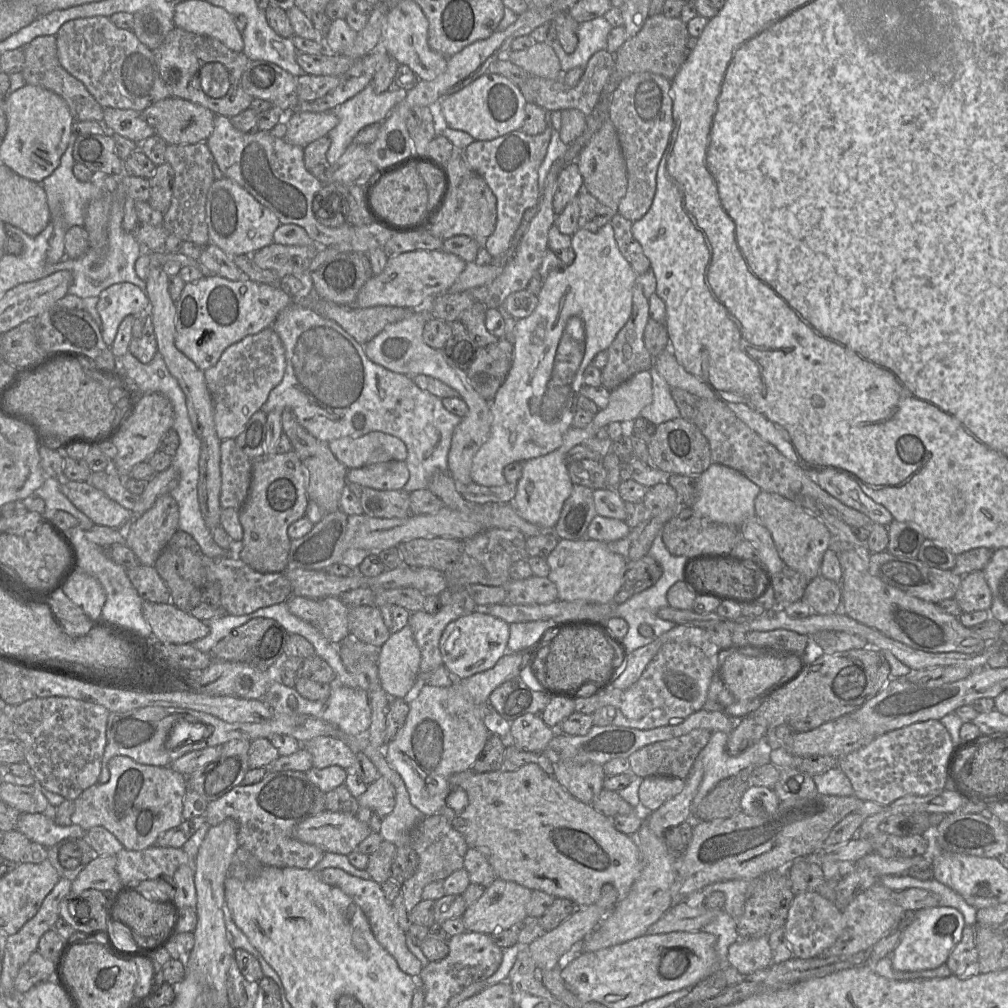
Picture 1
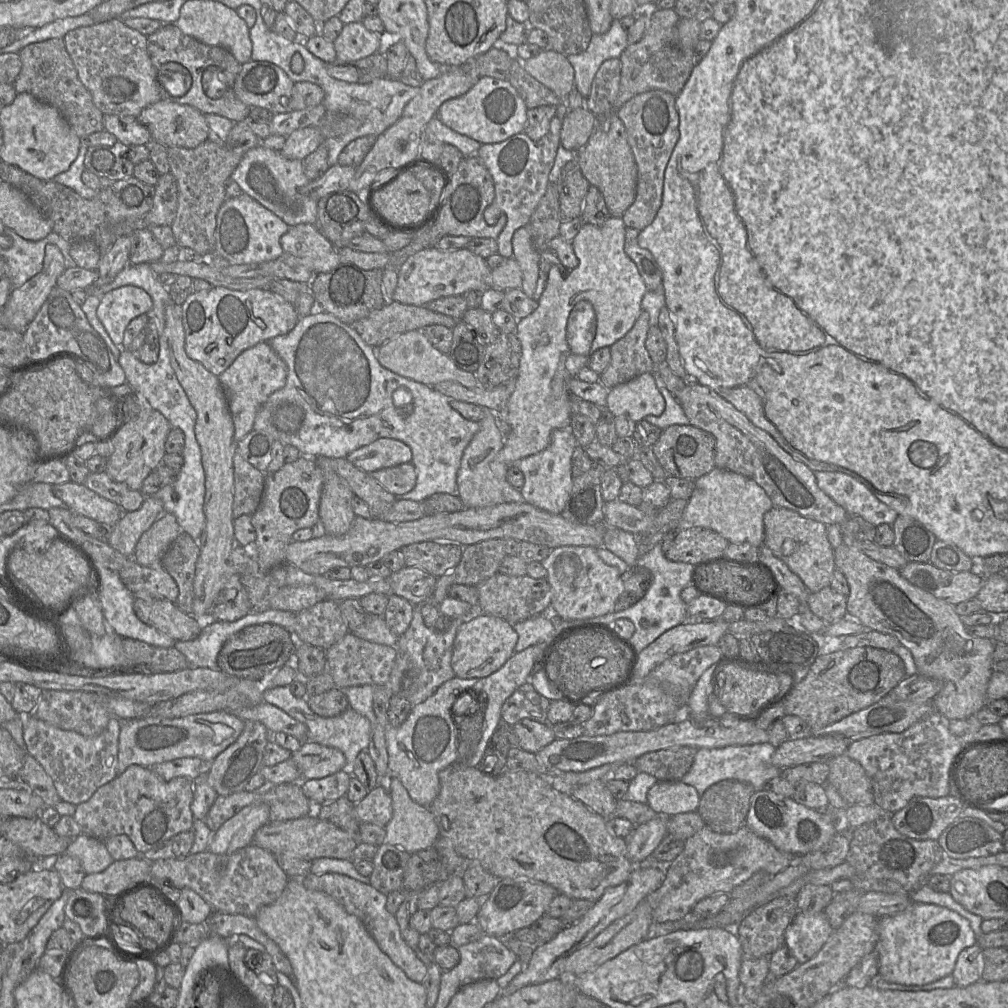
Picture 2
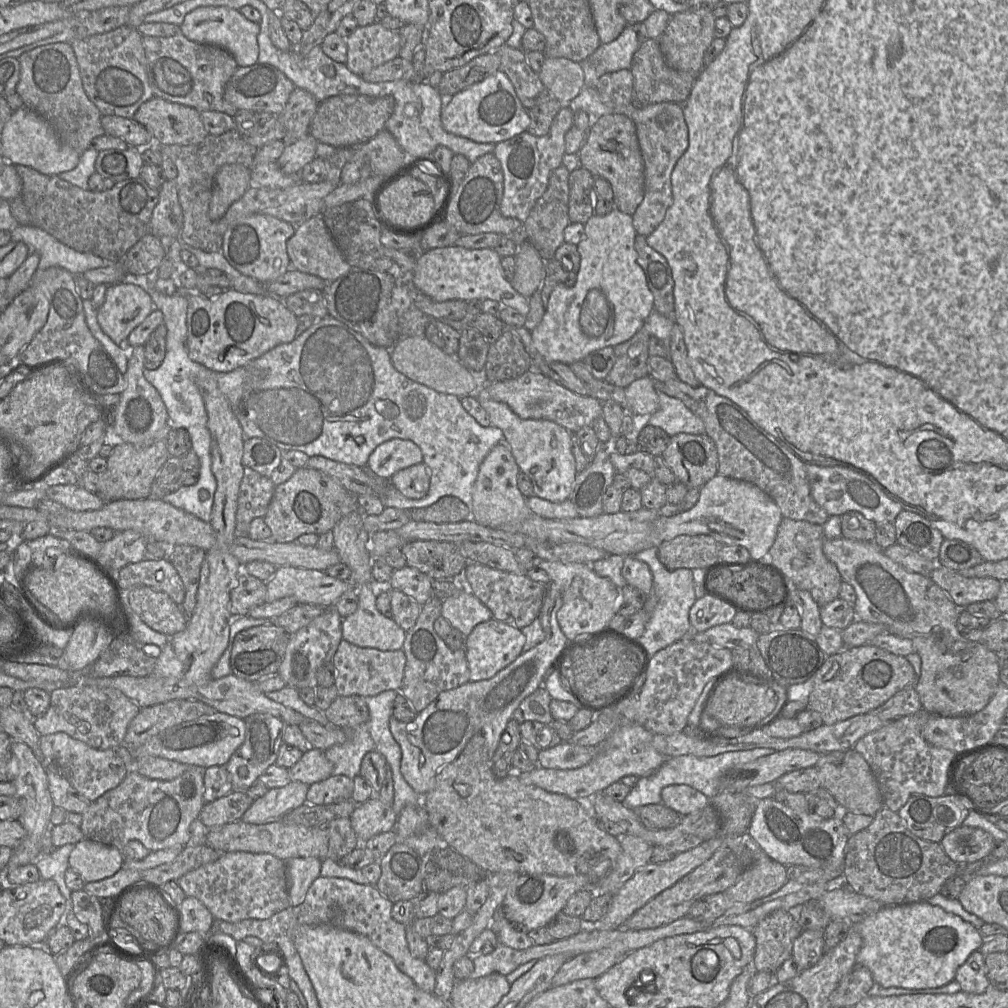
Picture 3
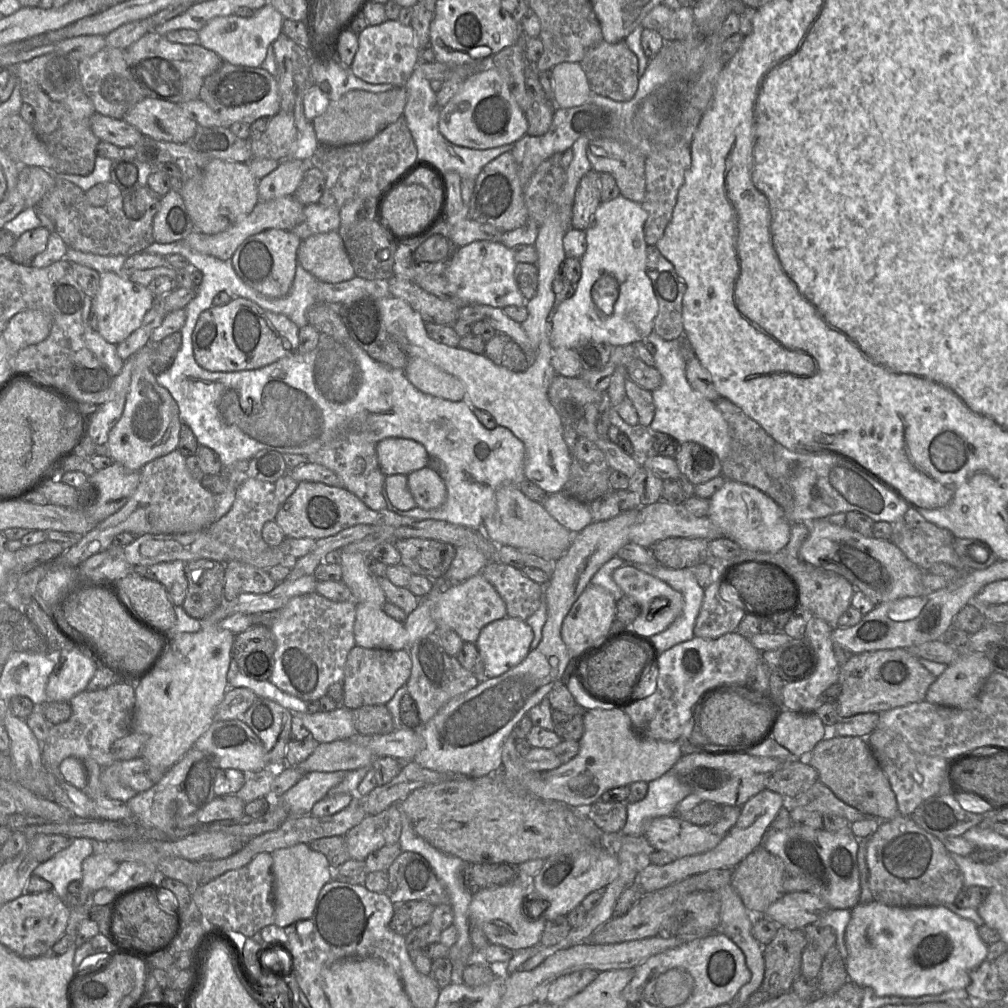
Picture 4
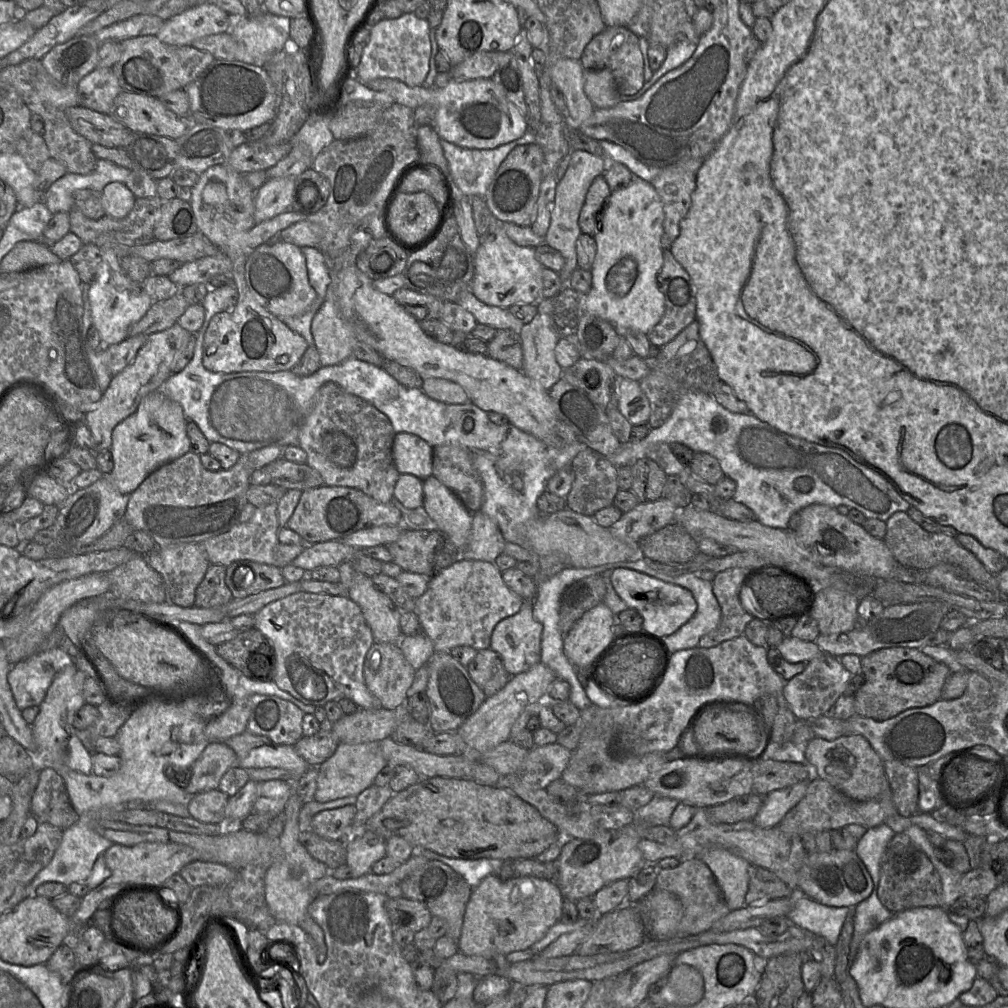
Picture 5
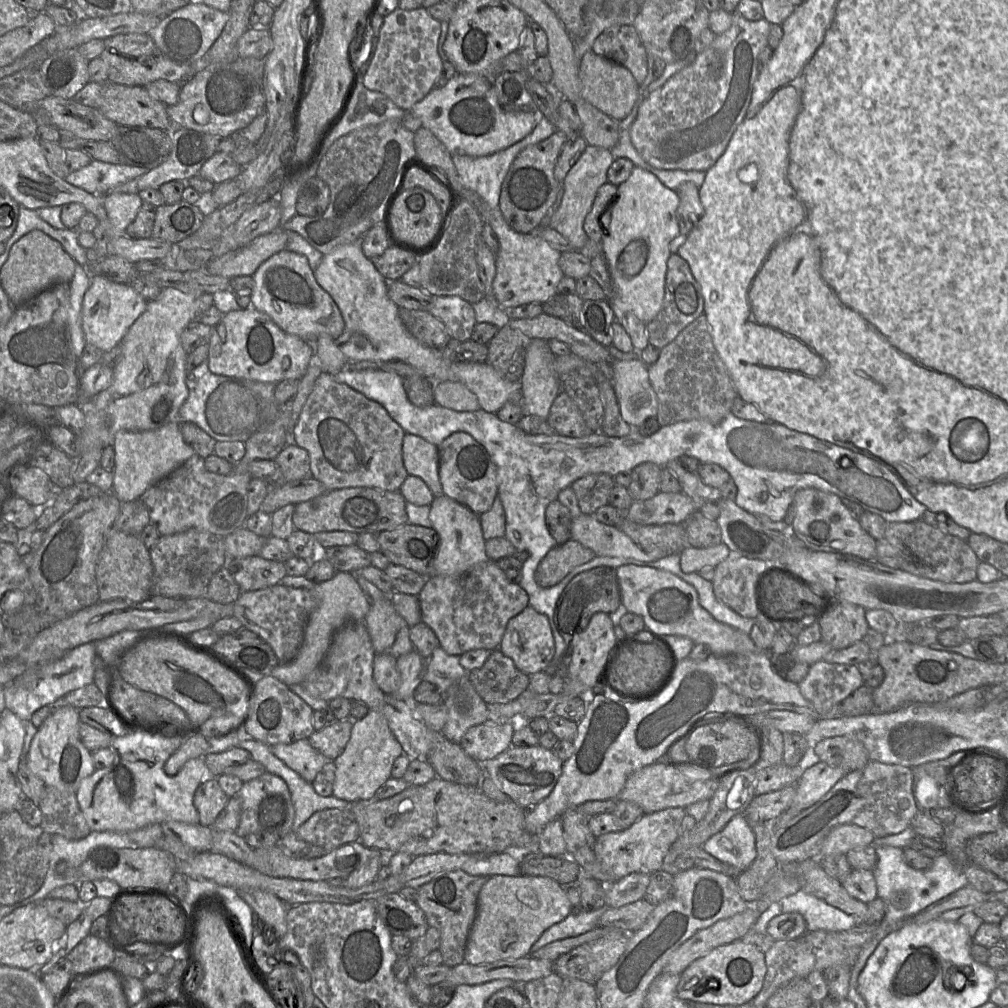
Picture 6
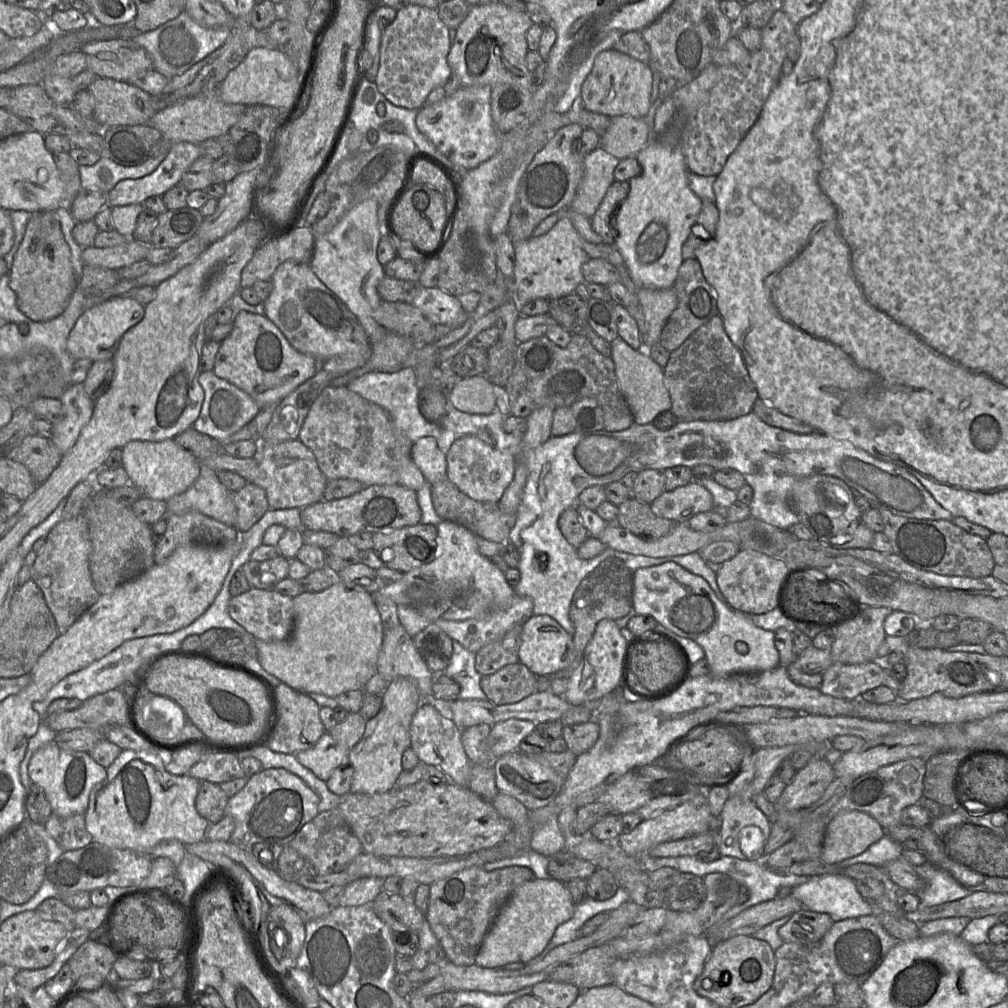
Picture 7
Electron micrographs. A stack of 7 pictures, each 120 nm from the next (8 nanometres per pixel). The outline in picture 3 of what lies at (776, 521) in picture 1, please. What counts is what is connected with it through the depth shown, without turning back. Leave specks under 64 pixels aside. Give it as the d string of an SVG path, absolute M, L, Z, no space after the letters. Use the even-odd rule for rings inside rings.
M783 517L767 557L799 589L808 591L819 606L839 598L842 583L836 566L823 552L823 543L822 525Z

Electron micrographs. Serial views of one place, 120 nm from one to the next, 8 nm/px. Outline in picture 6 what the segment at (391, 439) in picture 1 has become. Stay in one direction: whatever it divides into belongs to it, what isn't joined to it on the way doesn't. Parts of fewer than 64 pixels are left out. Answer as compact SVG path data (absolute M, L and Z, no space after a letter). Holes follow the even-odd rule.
M405 433L402 443L403 464L410 476L422 479L434 496L443 494L439 479L437 446L420 436Z

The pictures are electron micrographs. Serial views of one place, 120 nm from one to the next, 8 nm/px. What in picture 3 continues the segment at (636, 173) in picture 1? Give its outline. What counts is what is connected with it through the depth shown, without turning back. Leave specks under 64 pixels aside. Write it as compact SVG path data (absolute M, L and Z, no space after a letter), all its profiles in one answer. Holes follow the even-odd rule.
M674 102L650 104L634 111L633 120L644 161L644 197L634 214L633 227L638 235L649 236L663 221L672 203L671 173L688 147L688 129L682 106Z

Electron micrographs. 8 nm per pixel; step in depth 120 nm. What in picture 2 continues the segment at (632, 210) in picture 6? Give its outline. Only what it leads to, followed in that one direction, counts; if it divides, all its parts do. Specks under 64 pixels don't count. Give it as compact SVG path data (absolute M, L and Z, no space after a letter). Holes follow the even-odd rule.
M610 216L602 225L584 223L579 233L572 240L572 245L574 248L574 252L579 260L579 265L576 268L572 269L566 278L563 278L561 276L560 270L556 265L552 266L548 274L545 289L540 299L537 301L537 308L530 315L517 322L515 334L520 340L522 354L518 375L516 377L515 389L510 396L507 406L505 408L505 421L510 426L510 432L504 438L503 448L498 454L498 460L505 463L506 465L514 465L514 463L525 457L541 452L549 445L551 441L551 435L554 430L569 428L573 416L573 400L569 390L570 380L577 376L581 368L587 366L591 355L596 350L603 347L610 347L619 339L624 337L626 333L633 327L637 318L639 317L642 311L642 298L648 289L637 269L636 264L625 252L624 246L626 228L627 226L625 225L622 217L615 216Z

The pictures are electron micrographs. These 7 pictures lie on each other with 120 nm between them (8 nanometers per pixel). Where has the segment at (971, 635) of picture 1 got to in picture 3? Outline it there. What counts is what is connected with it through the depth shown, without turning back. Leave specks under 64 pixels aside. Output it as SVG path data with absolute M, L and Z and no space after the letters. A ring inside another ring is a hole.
M840 537L825 539L825 556L836 566L842 582L850 584L856 593L853 606L857 620L884 625L889 634L910 639L921 658L921 673L915 684L922 708L931 715L957 717L982 710L996 691L1000 663L997 654L981 642L968 641L958 631L960 608L930 577L910 572L888 558L874 542L862 542Z

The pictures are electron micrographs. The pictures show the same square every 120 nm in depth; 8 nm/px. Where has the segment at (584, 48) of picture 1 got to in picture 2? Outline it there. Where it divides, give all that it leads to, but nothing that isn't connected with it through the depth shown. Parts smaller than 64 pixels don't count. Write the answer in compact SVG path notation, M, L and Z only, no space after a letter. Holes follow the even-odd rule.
M613 19L609 30L604 34L594 34L585 51L566 55L574 68L575 88L587 97L600 65L607 59L619 58L629 45L627 30L618 19Z

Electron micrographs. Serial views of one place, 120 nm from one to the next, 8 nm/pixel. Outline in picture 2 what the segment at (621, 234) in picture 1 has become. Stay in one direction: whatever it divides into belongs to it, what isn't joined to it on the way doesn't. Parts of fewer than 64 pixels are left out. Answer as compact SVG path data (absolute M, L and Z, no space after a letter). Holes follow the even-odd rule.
M626 228L625 252L634 261L648 290L657 290L662 284L662 271L652 253L638 243L639 230Z

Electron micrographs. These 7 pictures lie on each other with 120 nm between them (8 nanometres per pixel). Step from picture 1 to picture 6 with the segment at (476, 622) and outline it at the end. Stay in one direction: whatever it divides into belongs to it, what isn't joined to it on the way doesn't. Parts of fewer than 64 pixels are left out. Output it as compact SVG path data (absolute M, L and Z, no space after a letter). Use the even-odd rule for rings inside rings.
M527 606L509 620L498 649L511 658L516 667L525 674L545 671L555 654L554 637L547 616L537 612L532 606Z

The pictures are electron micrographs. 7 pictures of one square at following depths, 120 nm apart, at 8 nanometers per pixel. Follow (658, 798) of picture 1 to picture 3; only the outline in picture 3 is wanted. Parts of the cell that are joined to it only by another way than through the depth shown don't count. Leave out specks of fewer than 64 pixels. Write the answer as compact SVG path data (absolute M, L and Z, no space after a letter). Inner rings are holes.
M670 785L663 788L661 801L683 817L709 805L709 799L704 794L688 785Z

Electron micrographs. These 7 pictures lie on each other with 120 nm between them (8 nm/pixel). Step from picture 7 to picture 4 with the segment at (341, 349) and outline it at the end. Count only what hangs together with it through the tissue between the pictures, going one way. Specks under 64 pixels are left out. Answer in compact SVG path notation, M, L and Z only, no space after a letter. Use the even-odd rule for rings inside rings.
M268 229L246 238L234 252L231 263L242 281L268 298L281 298L293 284L297 266L297 250L301 239L293 232Z

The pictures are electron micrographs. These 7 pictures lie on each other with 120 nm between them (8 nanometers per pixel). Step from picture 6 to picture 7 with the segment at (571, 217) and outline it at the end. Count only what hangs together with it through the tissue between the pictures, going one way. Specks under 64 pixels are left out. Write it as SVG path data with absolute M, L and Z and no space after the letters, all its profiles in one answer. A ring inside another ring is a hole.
M600 147L586 155L583 159L583 177L569 208L592 218L615 181L614 170L619 161Z

